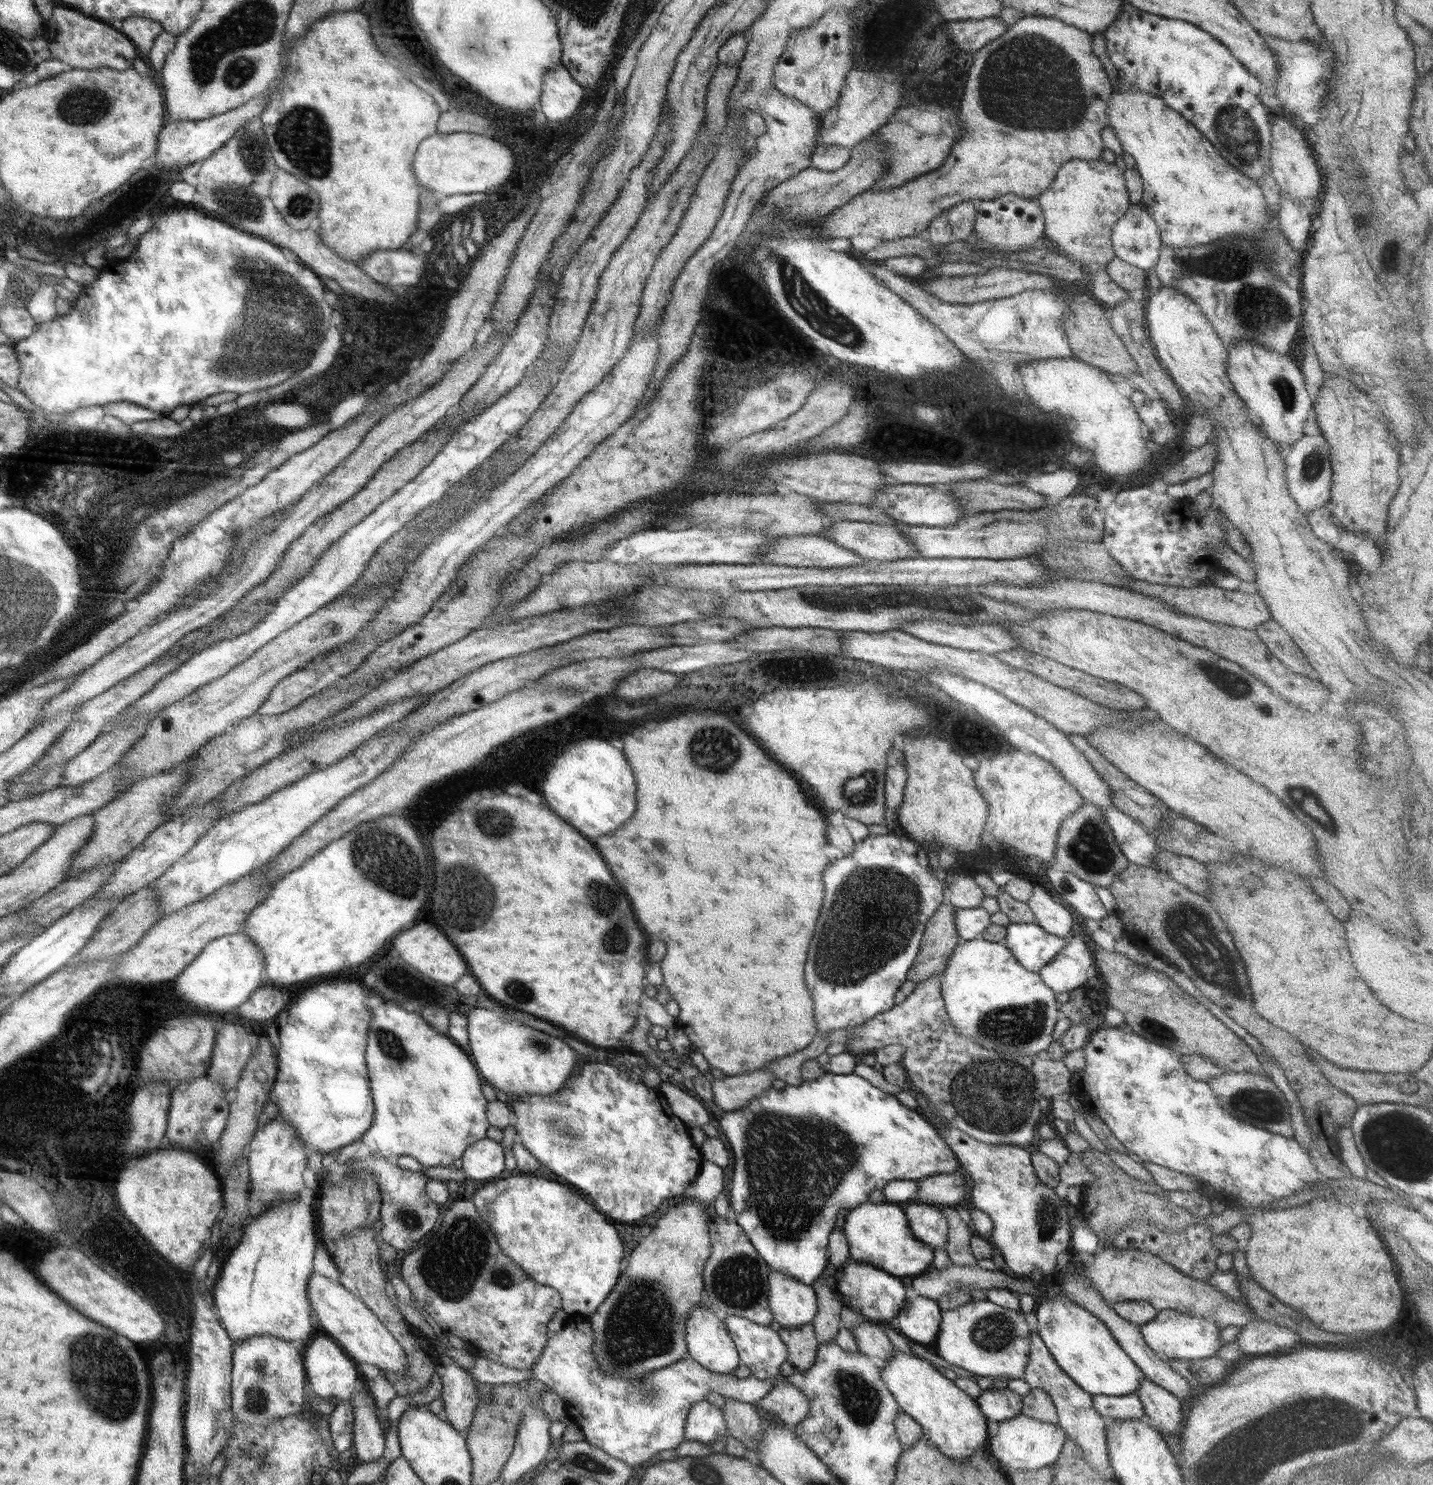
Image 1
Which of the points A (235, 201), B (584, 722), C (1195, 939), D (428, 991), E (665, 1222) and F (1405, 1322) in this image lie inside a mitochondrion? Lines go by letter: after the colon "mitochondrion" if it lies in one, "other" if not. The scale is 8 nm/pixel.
A: mitochondrion
B: other
C: mitochondrion
D: other
E: other
F: other

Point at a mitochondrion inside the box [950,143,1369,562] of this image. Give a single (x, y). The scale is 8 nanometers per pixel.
(1254, 306)

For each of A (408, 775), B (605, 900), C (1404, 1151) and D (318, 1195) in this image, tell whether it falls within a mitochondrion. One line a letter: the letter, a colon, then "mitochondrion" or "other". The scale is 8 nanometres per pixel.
A: other
B: mitochondrion
C: mitochondrion
D: other

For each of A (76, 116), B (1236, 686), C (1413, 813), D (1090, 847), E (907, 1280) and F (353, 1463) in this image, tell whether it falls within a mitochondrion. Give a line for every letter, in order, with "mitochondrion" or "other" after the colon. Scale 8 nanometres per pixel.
A: mitochondrion
B: mitochondrion
C: other
D: mitochondrion
E: other
F: other

